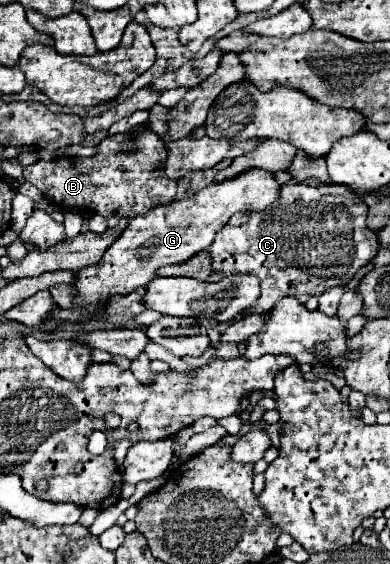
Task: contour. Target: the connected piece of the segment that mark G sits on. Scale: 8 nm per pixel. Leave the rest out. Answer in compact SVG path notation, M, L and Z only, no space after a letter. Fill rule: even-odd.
M248 169L232 179L210 183L192 197L176 199L172 203L166 203L164 207L152 207L148 215L136 215L136 219L128 221L128 227L122 231L116 243L108 247L98 265L84 267L76 273L76 307L80 307L80 311L58 309L52 319L46 321L40 329L52 331L56 327L56 321L86 321L96 307L108 301L110 295L126 295L136 287L152 281L158 267L182 263L198 251L208 249L214 243L214 235L222 229L222 225L230 221L232 215L264 211L278 197L280 183L276 181L272 171Z

